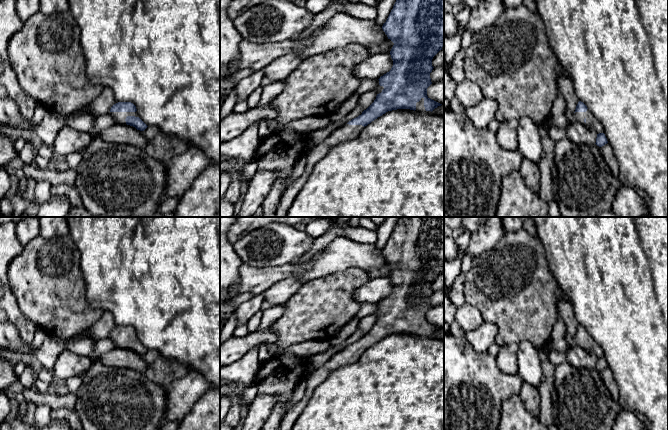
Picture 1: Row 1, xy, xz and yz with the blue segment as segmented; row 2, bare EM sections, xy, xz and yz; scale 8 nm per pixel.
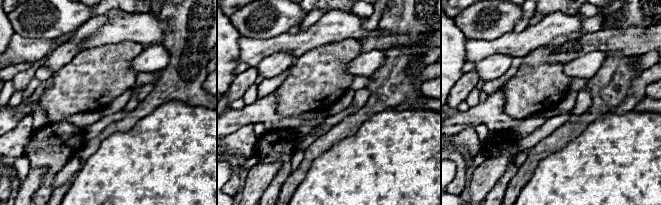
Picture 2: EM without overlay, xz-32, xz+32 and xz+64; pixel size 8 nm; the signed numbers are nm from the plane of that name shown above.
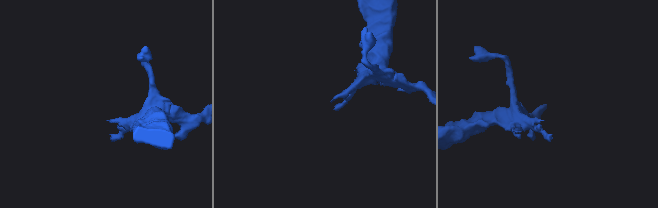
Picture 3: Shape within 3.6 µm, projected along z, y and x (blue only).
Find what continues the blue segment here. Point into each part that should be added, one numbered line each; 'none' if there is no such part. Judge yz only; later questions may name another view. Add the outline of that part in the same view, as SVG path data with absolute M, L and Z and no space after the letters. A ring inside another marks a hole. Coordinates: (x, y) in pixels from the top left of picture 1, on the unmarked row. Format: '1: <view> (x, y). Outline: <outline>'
1: yz (592, 347). Outline: M587 333L586 336L575 336L574 340L577 343L577 345L582 347L587 352L594 354L597 358L604 357L603 350L593 340L593 338L591 337L591 335L589 333Z

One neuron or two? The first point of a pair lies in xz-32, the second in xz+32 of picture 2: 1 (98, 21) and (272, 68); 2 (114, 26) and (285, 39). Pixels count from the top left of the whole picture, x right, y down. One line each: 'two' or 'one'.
1: one
2: one

